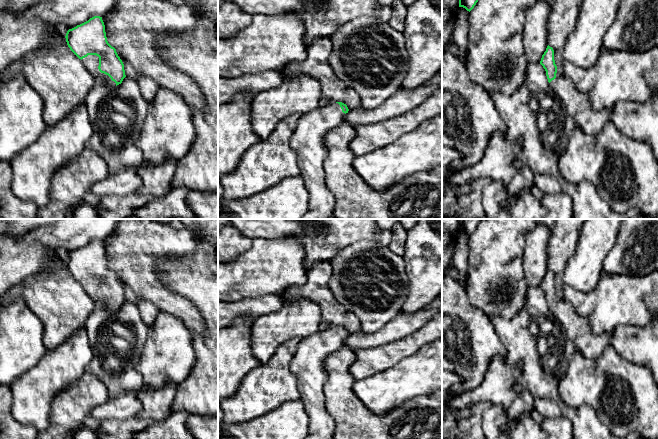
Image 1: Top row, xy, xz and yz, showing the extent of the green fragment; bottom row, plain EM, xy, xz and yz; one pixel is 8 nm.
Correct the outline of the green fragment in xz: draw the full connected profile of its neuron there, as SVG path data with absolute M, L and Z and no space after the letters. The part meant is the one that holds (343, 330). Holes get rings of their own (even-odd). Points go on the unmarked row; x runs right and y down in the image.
M342 326L318 330L302 338L290 363L296 376L301 400L309 416L308 434L304 439L334 439L335 423L325 409L323 386L327 380L326 357L345 345L349 333Z

